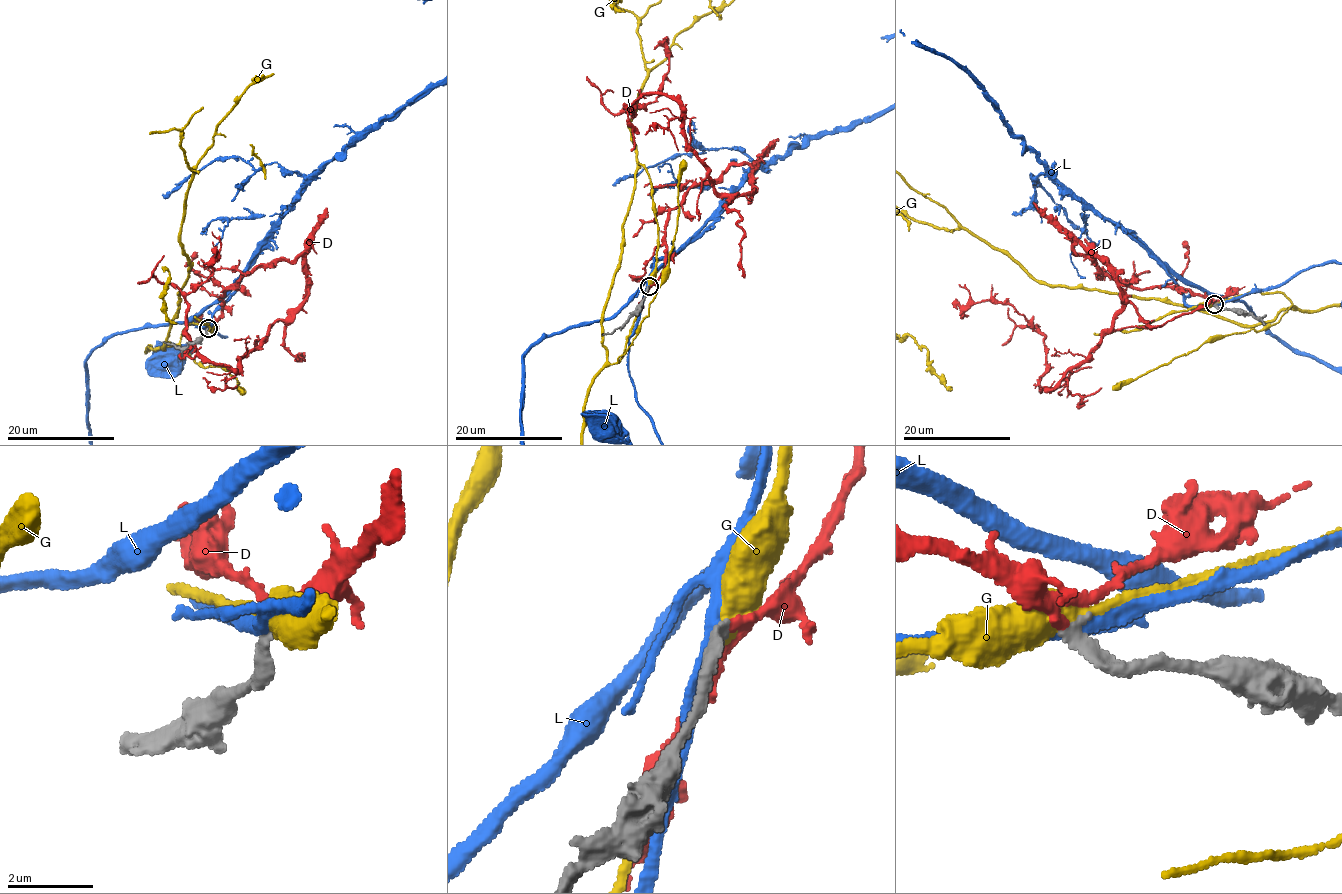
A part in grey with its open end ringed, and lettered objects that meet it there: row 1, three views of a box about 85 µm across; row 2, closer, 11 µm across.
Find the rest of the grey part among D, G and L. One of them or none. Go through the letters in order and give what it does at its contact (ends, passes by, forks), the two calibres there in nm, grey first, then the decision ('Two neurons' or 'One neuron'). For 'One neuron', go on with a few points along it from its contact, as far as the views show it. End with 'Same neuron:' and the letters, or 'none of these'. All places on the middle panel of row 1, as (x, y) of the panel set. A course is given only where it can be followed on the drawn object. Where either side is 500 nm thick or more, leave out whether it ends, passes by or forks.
D: It passes by. Thickness 300 nm (grey) against 190 nm. One neuron. Its course: (649, 286), (683, 194), (743, 163), (753, 191), (719, 194), (677, 103), (632, 114), (661, 95), (663, 49)
G: It passes by. Thickness 300 nm (grey) against 460 nm. Two neurons
L: It passes by. Thickness 320 nm (grey) against 320 nm. Two neurons
Same neuron: D

